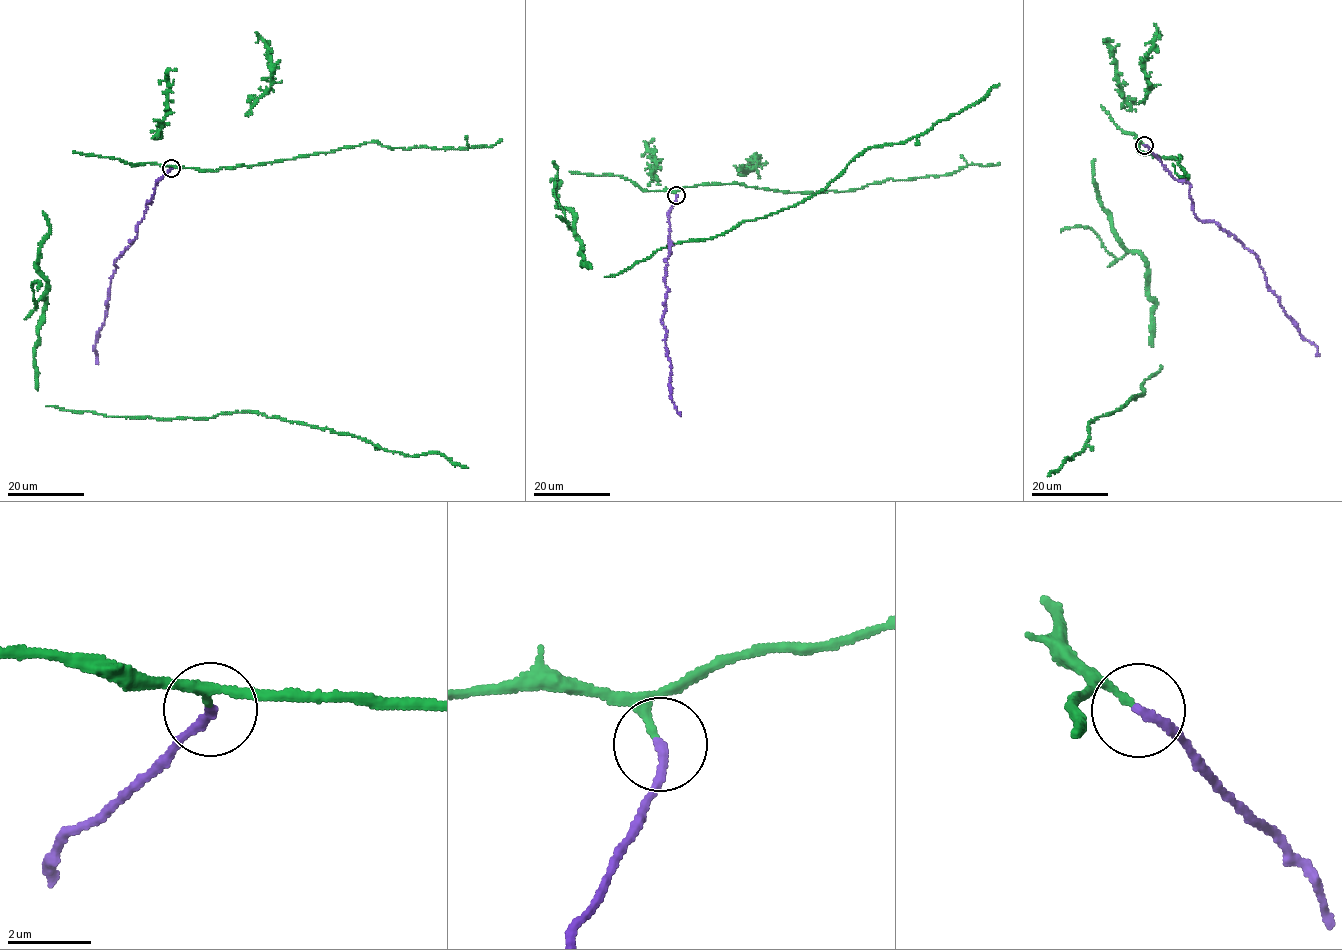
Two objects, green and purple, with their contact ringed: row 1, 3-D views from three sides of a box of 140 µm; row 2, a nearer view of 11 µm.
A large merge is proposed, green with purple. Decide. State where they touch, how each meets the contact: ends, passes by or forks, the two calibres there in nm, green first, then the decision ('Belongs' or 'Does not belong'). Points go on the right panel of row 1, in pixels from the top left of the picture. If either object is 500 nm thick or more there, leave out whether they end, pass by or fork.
Place: (1144, 145). At the ring green passes by. At the ring purple ends. Thickness 150 nm (green) against 240 nm. Belongs

